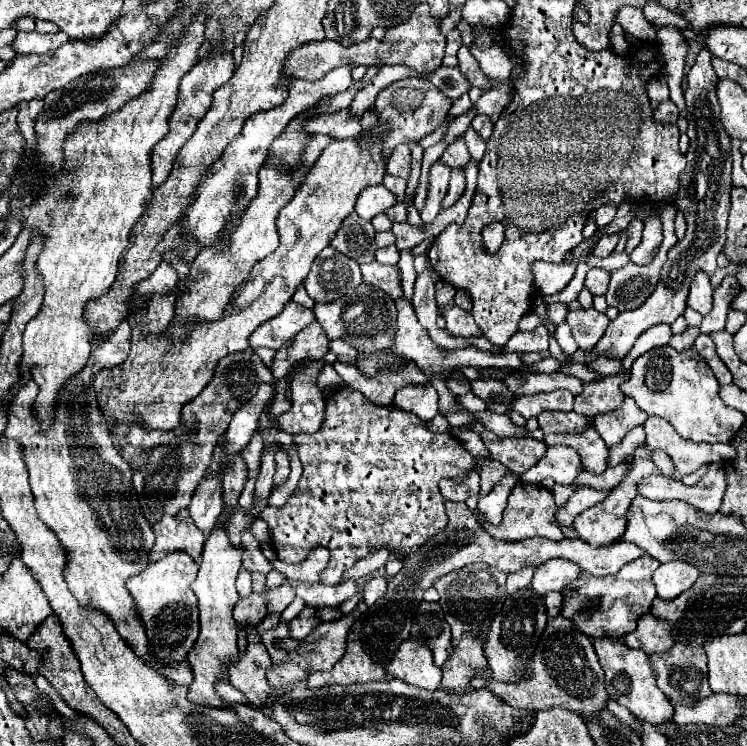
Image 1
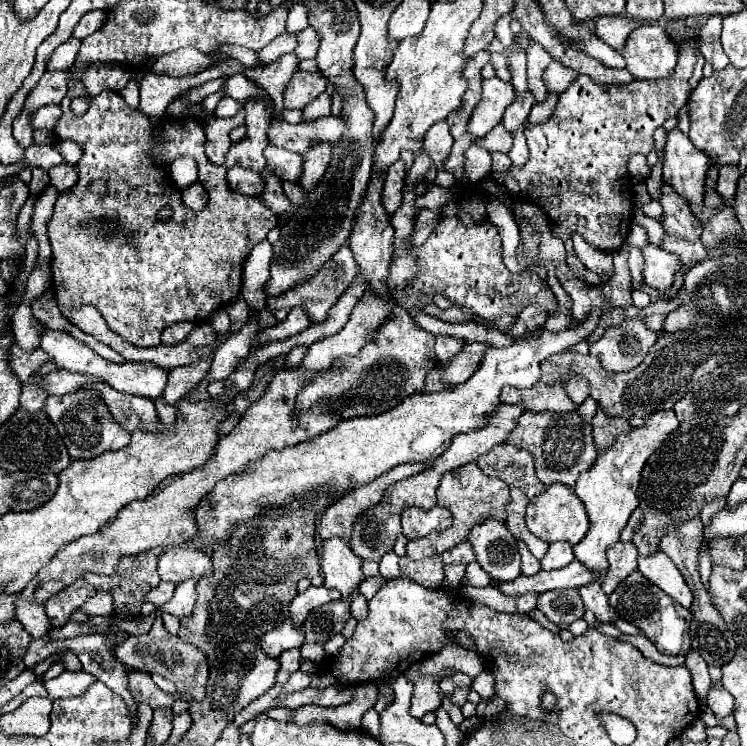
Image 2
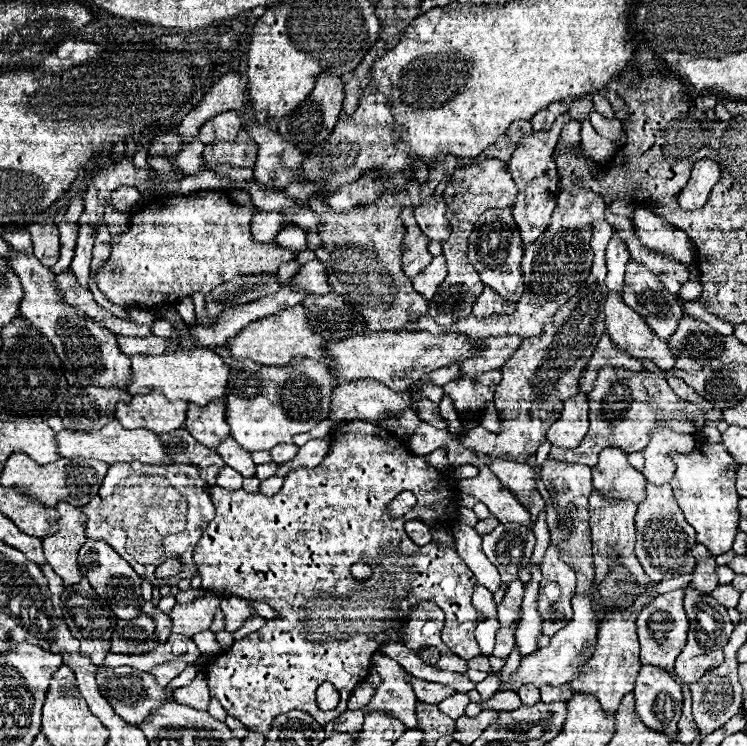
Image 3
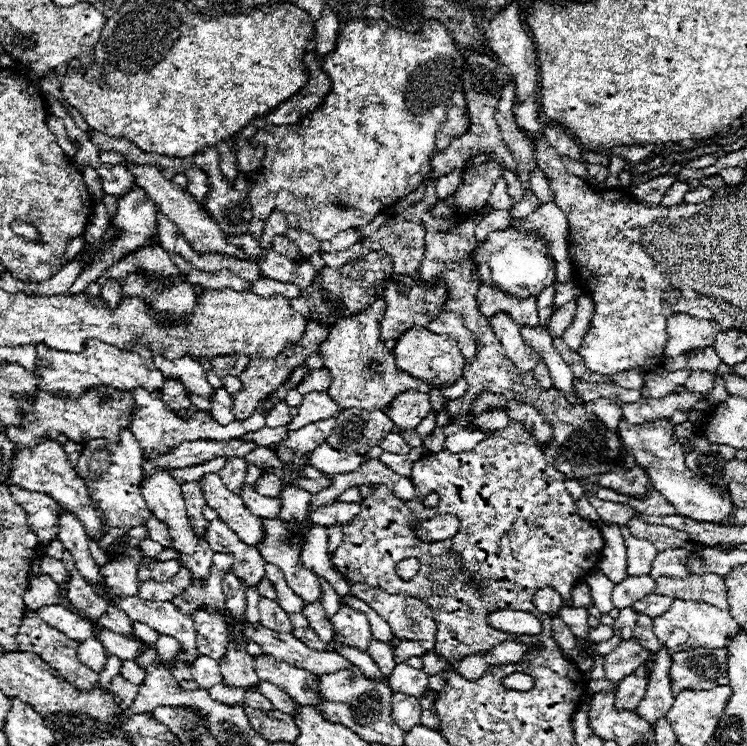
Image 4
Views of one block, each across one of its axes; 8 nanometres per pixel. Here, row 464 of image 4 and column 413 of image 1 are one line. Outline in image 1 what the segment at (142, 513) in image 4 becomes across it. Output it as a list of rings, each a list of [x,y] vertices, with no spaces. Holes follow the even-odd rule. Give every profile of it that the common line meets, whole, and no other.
[[[404,78],[398,82],[392,82],[388,88],[384,88],[374,104],[374,112],[378,116],[378,124],[388,126],[388,136],[382,142],[384,156],[390,158],[392,150],[402,142],[420,142],[424,136],[434,132],[438,126],[444,124],[446,112],[452,106],[450,100],[444,100],[432,84],[428,84],[426,78]]]

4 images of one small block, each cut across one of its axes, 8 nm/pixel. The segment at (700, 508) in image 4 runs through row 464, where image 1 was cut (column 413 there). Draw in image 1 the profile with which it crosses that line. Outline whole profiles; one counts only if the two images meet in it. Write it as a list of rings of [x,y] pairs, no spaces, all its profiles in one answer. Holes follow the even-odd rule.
[[[412,638],[404,640],[400,650],[396,650],[396,656],[388,666],[388,674],[410,686],[418,686],[430,692],[438,690],[442,680],[442,670],[434,666],[430,648]]]

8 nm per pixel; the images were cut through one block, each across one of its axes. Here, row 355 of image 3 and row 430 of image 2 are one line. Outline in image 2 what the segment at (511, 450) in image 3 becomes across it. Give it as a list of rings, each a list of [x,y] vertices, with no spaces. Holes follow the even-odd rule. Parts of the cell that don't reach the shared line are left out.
[[[550,410],[538,412],[538,414],[524,412],[524,416],[520,416],[518,420],[518,426],[512,430],[512,436],[508,438],[508,442],[532,452],[534,464],[536,464],[536,476],[546,486],[554,482],[574,486],[578,480],[578,474],[590,470],[598,454],[592,438],[592,424],[582,420],[576,410],[564,412],[564,414],[550,412]]]

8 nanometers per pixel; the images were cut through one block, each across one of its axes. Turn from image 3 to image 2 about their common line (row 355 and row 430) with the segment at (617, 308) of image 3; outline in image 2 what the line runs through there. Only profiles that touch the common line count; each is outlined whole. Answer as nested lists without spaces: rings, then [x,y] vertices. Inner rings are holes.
[[[658,410],[652,412],[650,416],[644,418],[644,426],[632,428],[626,434],[620,434],[616,442],[598,454],[594,466],[578,476],[574,492],[578,498],[584,502],[588,518],[590,518],[590,528],[588,536],[580,540],[580,544],[574,546],[574,556],[588,568],[596,568],[596,572],[604,574],[608,570],[608,560],[606,560],[606,548],[618,542],[620,530],[626,526],[630,514],[638,508],[638,484],[640,484],[640,472],[650,458],[650,454],[660,446],[660,440],[668,436],[672,430],[678,428],[678,420],[674,416],[674,410]]]

